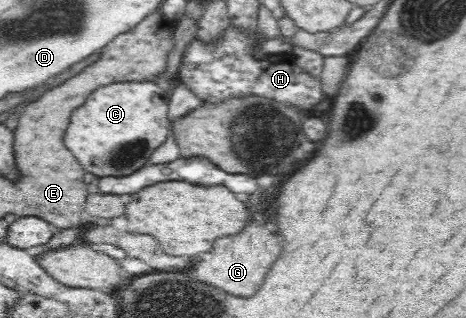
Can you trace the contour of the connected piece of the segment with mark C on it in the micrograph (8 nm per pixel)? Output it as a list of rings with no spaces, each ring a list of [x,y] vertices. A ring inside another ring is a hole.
[[[124,82],[124,84],[108,84],[94,92],[88,98],[88,104],[72,116],[70,128],[66,132],[66,146],[70,152],[80,160],[86,172],[96,176],[126,176],[138,170],[142,162],[142,142],[146,142],[146,158],[148,154],[158,148],[166,136],[166,108],[168,108],[168,94],[156,86],[146,82]],[[138,142],[138,162],[120,164],[118,156],[122,150],[136,146]]]

